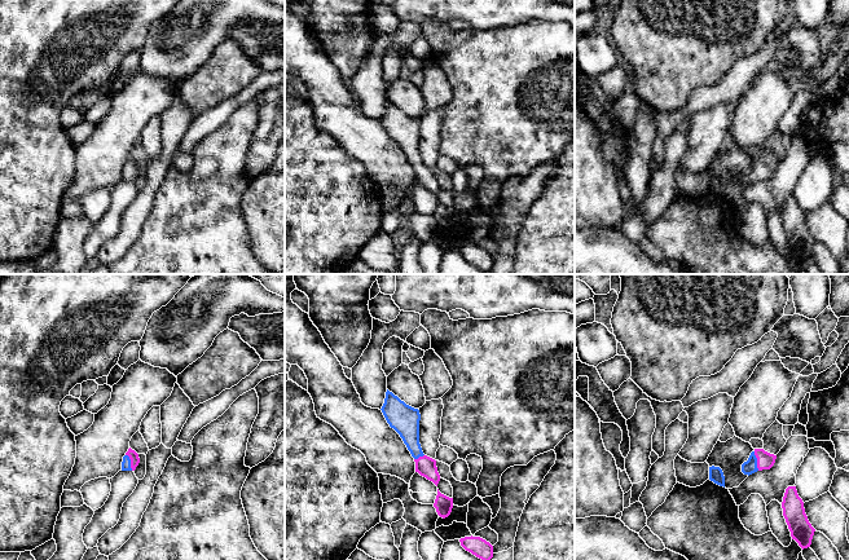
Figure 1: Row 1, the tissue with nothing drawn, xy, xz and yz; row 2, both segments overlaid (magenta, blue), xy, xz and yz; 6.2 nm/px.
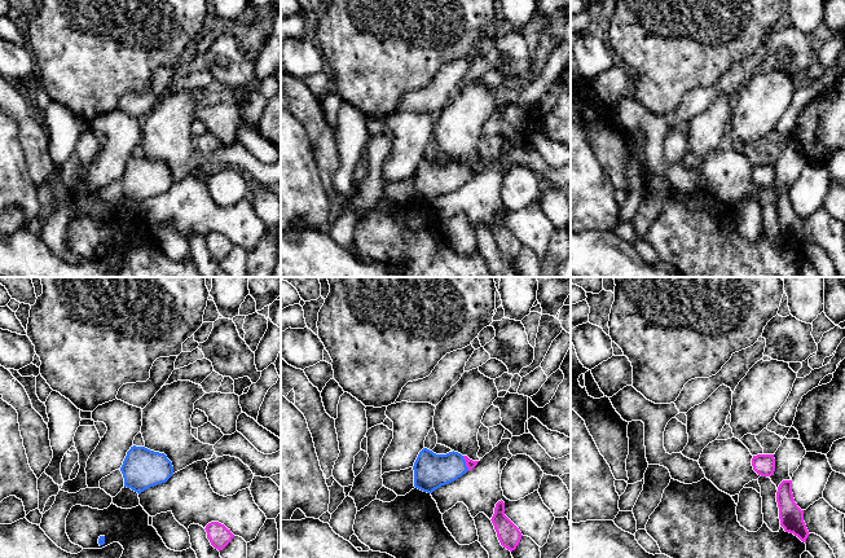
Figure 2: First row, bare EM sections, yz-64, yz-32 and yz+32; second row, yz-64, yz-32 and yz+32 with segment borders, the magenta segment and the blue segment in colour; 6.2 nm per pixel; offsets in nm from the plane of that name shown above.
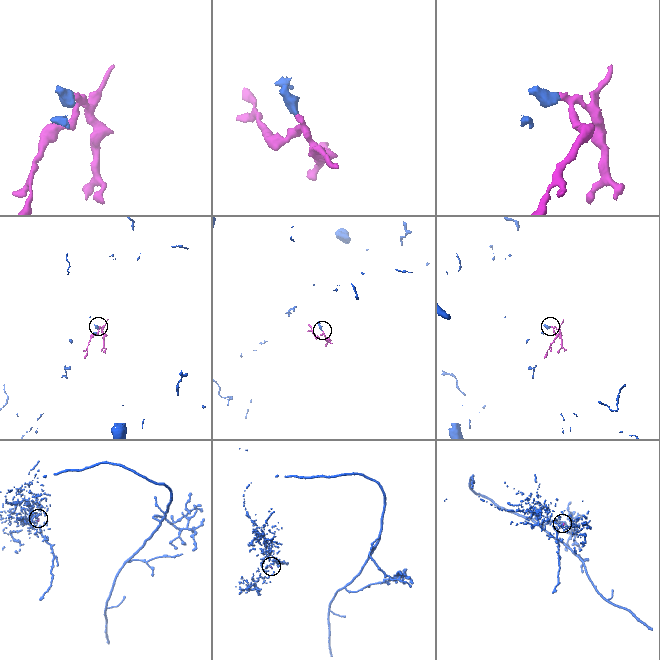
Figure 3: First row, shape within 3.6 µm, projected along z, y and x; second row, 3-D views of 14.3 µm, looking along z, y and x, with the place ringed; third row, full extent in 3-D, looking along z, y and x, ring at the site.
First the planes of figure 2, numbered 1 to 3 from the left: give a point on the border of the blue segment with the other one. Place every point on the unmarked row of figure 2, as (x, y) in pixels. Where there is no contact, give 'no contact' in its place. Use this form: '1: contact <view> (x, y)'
1: no contact
2: contact yz-32 (466, 174)
3: no contact

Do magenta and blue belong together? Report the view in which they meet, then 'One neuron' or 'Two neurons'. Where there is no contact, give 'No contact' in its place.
Touches magenta in yz. One neuron

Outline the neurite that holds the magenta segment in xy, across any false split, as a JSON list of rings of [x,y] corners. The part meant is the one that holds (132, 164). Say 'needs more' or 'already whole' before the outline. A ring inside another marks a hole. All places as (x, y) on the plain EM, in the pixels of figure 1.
needs more; [[[129,158],[126,166],[123,167],[122,181],[135,181],[138,173],[138,164]]]

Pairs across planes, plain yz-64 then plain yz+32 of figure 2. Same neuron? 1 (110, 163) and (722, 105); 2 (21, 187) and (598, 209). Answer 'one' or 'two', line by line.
1: one
2: one

